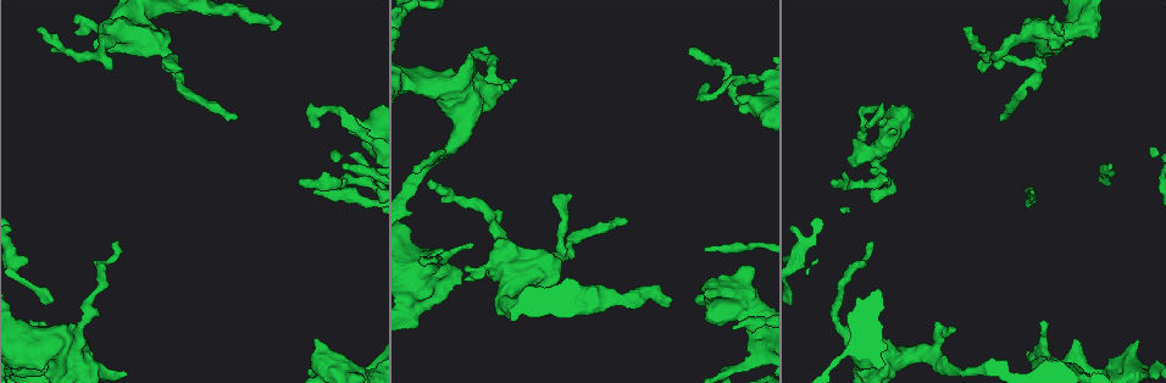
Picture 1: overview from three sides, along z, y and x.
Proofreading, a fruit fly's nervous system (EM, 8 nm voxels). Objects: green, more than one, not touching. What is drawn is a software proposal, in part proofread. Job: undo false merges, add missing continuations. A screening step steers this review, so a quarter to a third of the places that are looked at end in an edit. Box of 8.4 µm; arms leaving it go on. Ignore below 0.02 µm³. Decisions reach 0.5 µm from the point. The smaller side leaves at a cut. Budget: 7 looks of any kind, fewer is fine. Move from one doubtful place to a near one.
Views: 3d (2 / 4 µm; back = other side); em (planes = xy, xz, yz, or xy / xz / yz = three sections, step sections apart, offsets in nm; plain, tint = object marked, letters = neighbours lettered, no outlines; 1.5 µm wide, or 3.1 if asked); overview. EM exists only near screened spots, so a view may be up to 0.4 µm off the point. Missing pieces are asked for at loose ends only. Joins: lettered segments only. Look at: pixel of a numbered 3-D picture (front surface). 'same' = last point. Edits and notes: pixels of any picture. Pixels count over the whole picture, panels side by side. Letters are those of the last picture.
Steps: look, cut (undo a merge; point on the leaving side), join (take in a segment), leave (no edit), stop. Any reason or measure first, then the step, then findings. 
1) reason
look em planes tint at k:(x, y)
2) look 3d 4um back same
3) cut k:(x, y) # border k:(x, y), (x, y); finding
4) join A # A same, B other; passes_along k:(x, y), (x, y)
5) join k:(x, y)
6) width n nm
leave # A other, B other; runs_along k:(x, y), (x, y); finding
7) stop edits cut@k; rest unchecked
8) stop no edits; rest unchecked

free end
look em planes plain at 1:(32, 322)

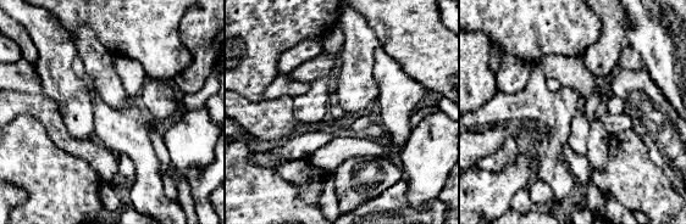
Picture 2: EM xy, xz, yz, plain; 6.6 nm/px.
look em planes letters same

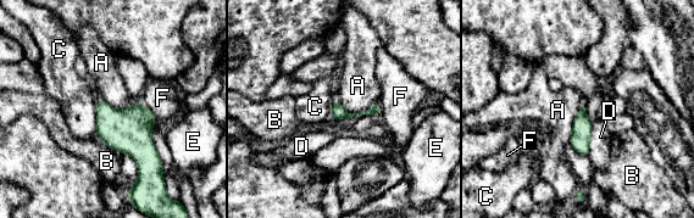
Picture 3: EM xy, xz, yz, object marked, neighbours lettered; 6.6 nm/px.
leave # A other, B other, C other, D other, E other, F other; runs_along 3:(333, 107), (345, 115), (376, 112); none of them fits

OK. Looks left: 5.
look em planes letters at 1:(430, 178)

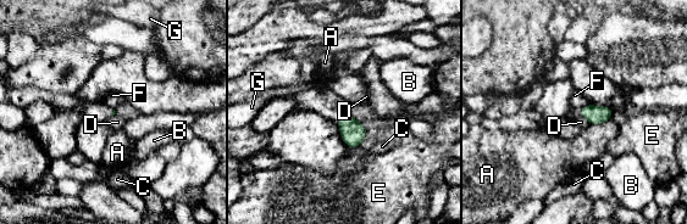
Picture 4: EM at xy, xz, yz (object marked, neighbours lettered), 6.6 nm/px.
leave # A other, B other, C other, D other, E other, F other, G other; border 4:(588, 104), (582, 107); none of them fits

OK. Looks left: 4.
thick end
look em planes letters at 1:(741, 111)

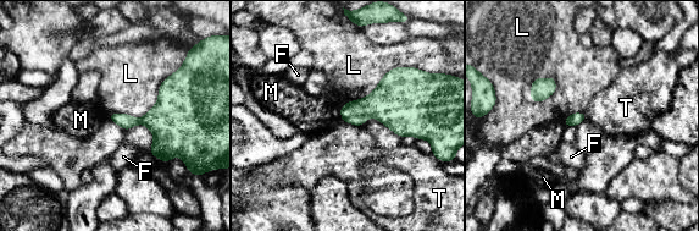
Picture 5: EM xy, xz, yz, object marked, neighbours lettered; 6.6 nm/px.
longest_contact L 600 nm
leave # F other, L other, M other, T other; none of them fits

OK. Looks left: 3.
stop no edits; rest unchecked

